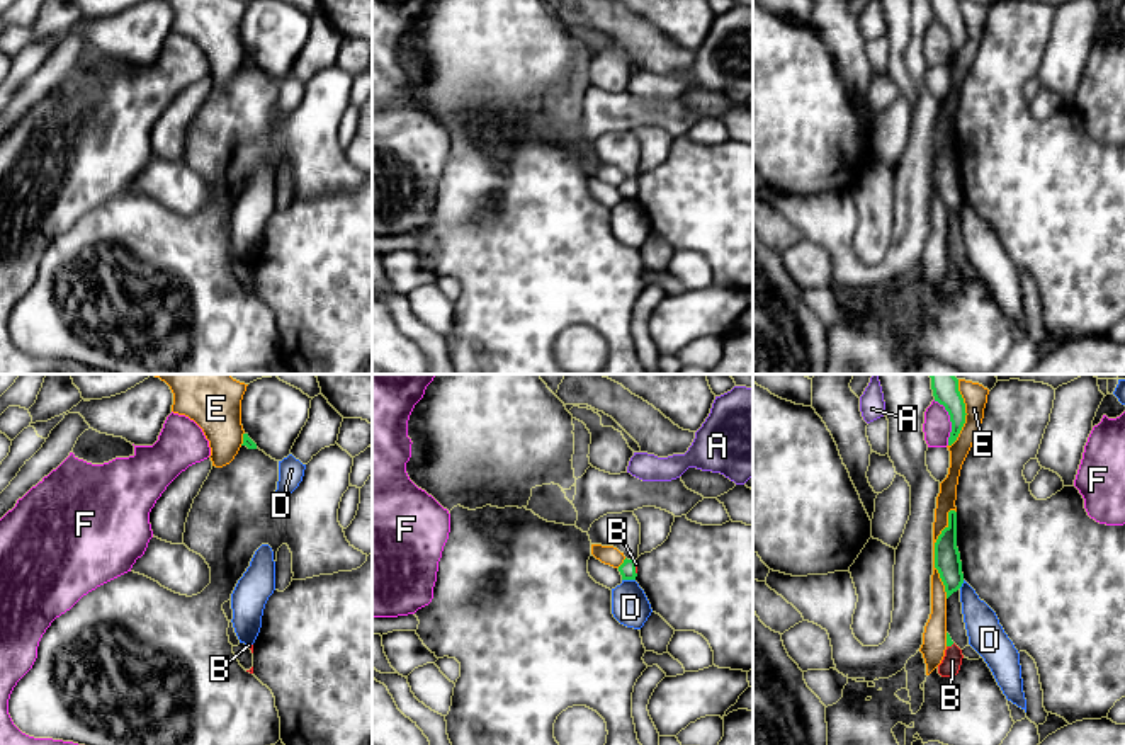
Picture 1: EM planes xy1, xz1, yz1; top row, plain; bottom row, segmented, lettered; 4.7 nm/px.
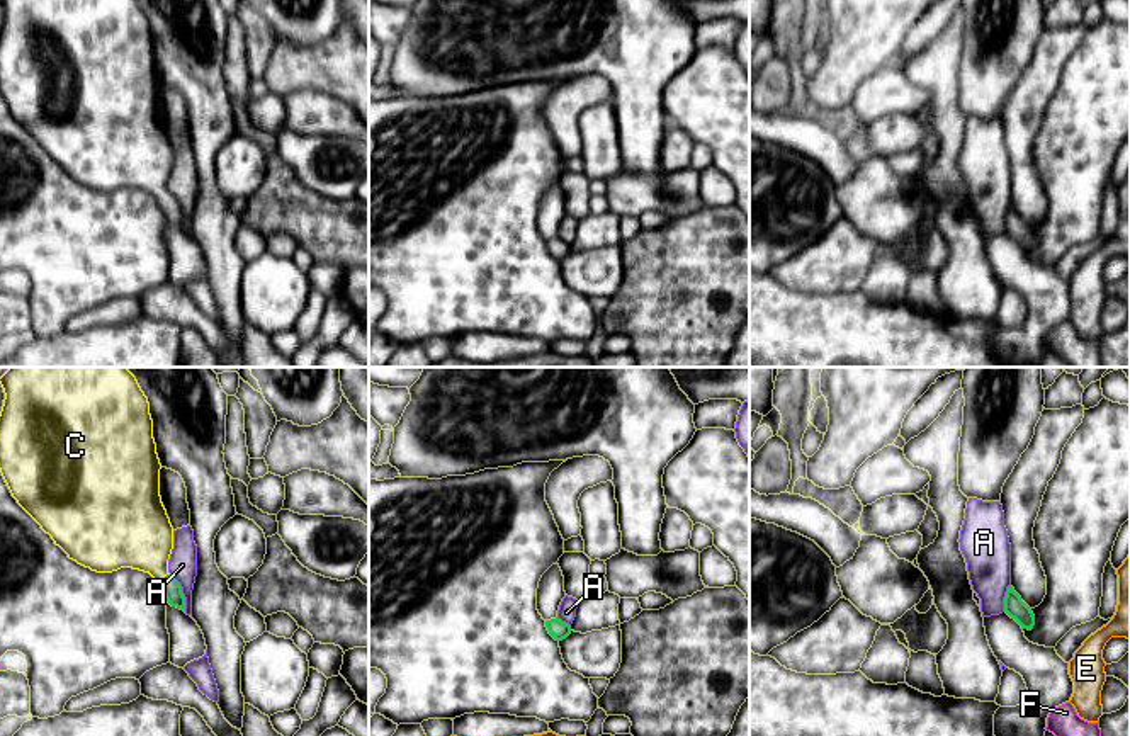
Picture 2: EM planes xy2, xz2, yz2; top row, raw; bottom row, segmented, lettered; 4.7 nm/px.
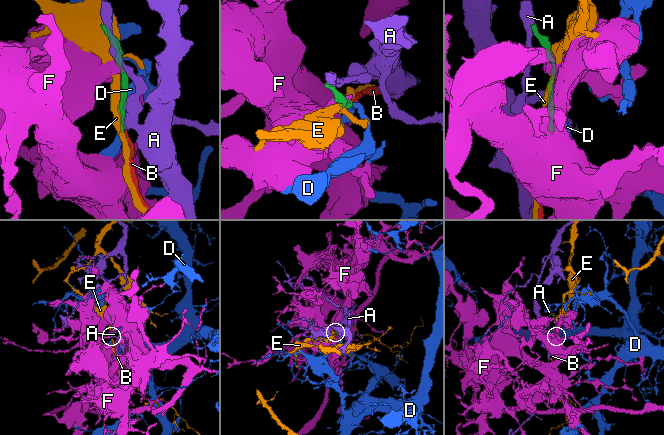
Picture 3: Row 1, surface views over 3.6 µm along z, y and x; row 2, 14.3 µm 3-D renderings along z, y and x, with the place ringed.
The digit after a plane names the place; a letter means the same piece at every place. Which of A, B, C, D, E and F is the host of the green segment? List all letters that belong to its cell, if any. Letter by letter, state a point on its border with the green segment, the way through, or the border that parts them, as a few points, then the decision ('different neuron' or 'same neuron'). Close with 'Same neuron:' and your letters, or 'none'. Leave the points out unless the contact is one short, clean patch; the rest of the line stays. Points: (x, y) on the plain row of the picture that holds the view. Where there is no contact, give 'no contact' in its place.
A: meets green in xy2 at (180, 211); border along xy2 (170, 192), (180, 206), (186, 230); different neuron
B: meets green in xz1 at (634, 187); runs through xz1 (627, 187), (634, 187), (636, 182); same neuron
C: meets green in xy2 at (165, 196); runs through xy2 (172, 209), (165, 196), (136, 152); same neuron
D: meets green in xz1 at (629, 198); different neuron
E: meets green in yz1 at (935, 172); different neuron
F: meets green in yz1 at (950, 39); border along yz1 (933, 19), (949, 34), (949, 63); different neuron
Same neuron: B, C

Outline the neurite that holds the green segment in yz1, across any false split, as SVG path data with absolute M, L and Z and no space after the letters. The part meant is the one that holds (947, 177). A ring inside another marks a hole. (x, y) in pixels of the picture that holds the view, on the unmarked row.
M948 131L948 145L935 162L935 187L945 204L947 218L964 202L962 180L957 167L957 131Z

